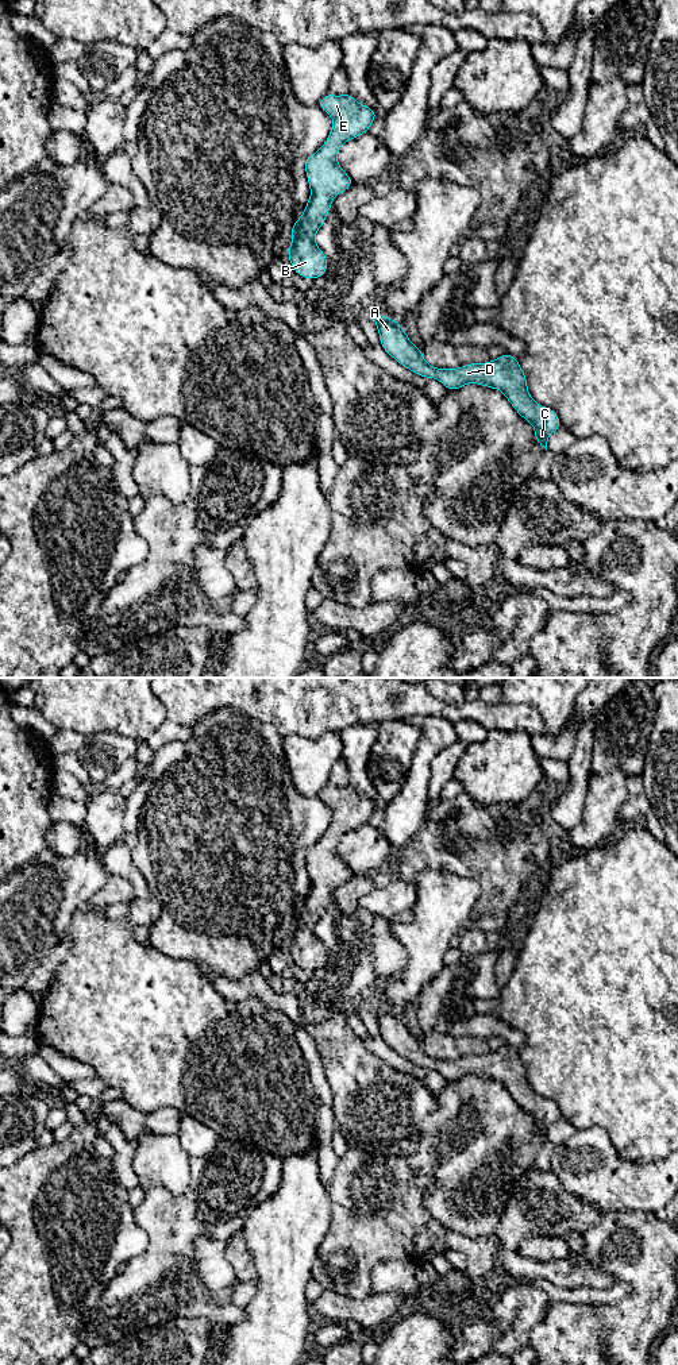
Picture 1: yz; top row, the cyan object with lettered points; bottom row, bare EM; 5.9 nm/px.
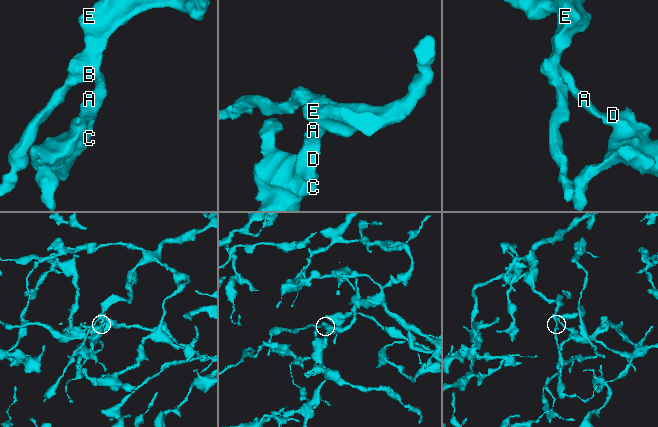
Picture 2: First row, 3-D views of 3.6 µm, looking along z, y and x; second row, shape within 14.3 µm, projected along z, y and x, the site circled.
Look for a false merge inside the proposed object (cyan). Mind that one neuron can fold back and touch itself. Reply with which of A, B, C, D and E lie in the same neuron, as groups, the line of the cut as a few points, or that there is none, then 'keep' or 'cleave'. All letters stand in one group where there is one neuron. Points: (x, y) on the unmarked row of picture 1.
groups A B C D E; cut none; keep

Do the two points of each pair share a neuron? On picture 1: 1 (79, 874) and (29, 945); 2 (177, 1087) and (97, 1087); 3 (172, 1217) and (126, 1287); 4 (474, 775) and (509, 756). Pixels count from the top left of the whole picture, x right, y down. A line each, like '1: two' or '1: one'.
1: one
2: two
3: one
4: one

